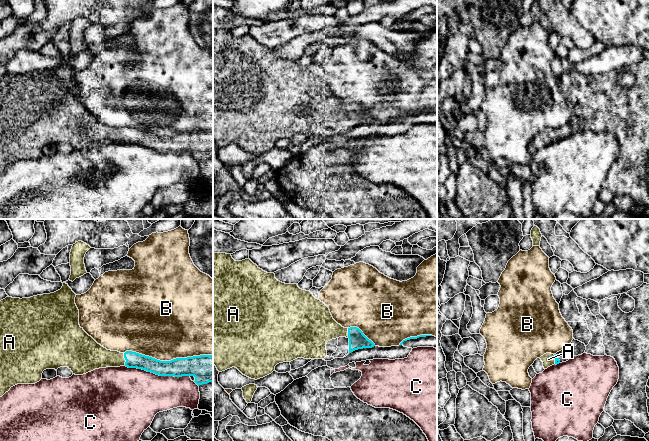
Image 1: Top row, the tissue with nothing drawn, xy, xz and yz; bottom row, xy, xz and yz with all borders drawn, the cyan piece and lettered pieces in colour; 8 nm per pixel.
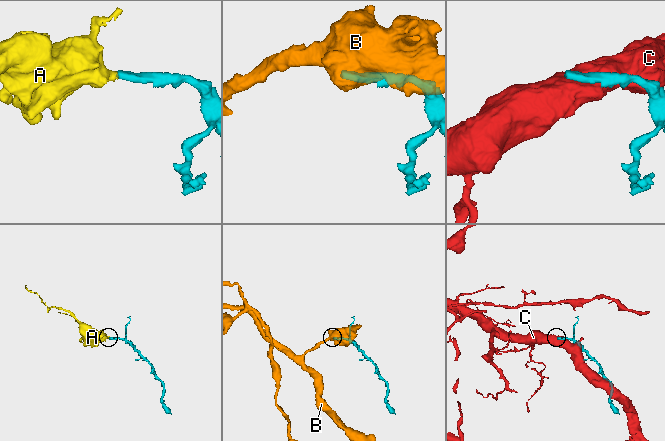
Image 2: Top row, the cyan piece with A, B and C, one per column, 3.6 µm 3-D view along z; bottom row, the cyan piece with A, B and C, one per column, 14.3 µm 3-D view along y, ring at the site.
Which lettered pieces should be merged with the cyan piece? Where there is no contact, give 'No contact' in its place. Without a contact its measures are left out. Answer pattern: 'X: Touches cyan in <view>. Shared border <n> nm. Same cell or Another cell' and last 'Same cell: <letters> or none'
A: Touches cyan in xy. Shared border 110 nm. Same cell
B: Touches cyan in xy. Shared border 700 nm. Another cell
C: Touches cyan in xy. Shared border 550 nm. Another cell
Same cell: A

